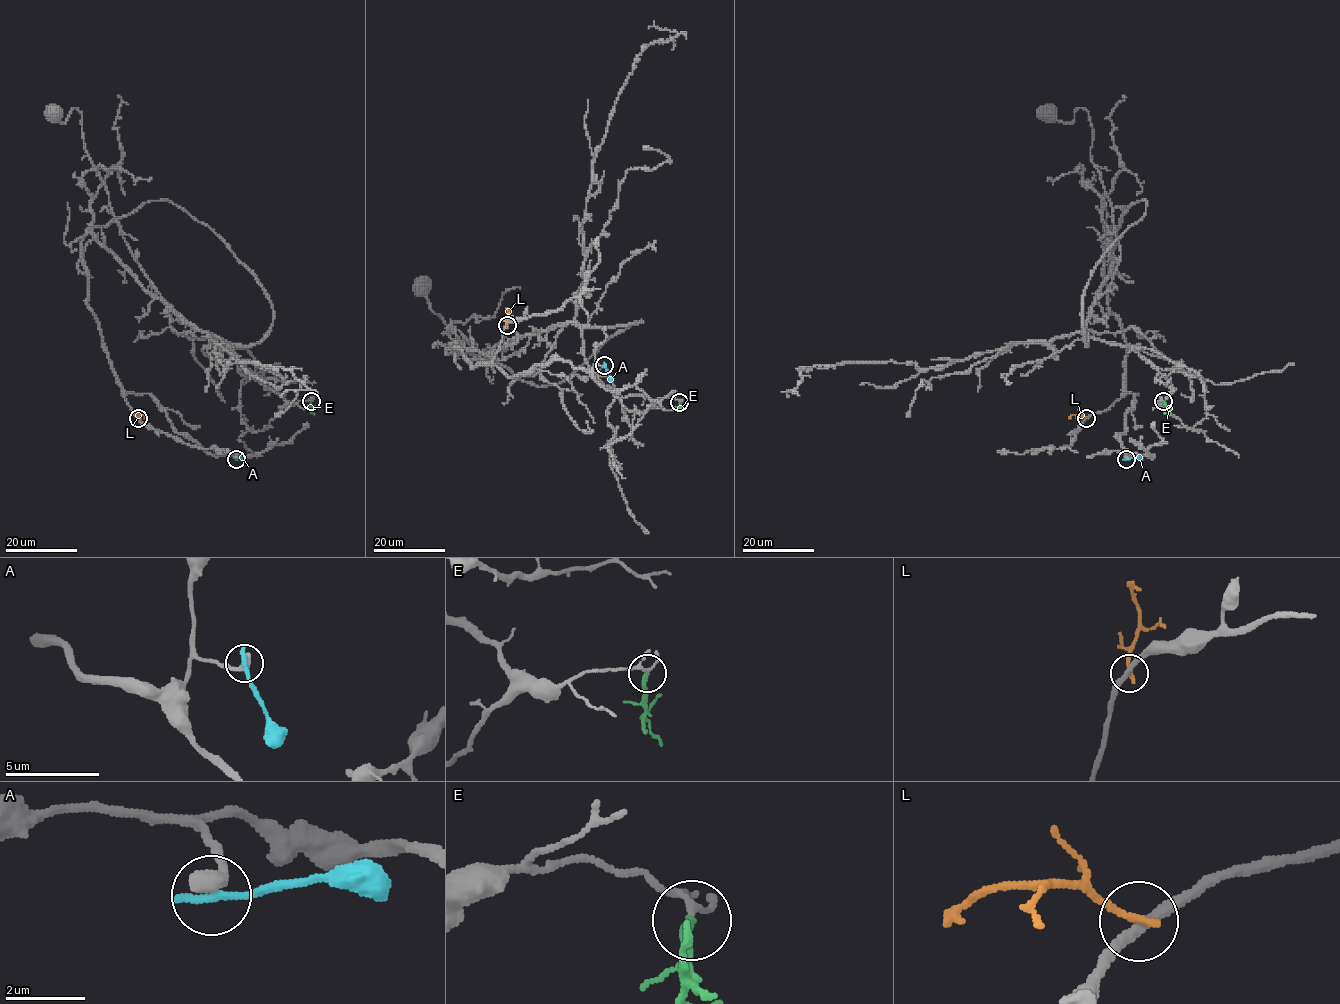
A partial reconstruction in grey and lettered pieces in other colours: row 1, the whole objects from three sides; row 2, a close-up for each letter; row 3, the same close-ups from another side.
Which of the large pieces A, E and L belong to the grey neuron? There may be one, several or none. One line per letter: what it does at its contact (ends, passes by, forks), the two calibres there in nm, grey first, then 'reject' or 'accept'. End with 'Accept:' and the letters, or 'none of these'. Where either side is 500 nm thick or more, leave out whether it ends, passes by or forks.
A: it ends; calibres 440 and 280 nm; reject
E: it ends; calibres 120 and 260 nm; accept
L: it ends; calibres 280 and 240 nm; reject
Accept: E

